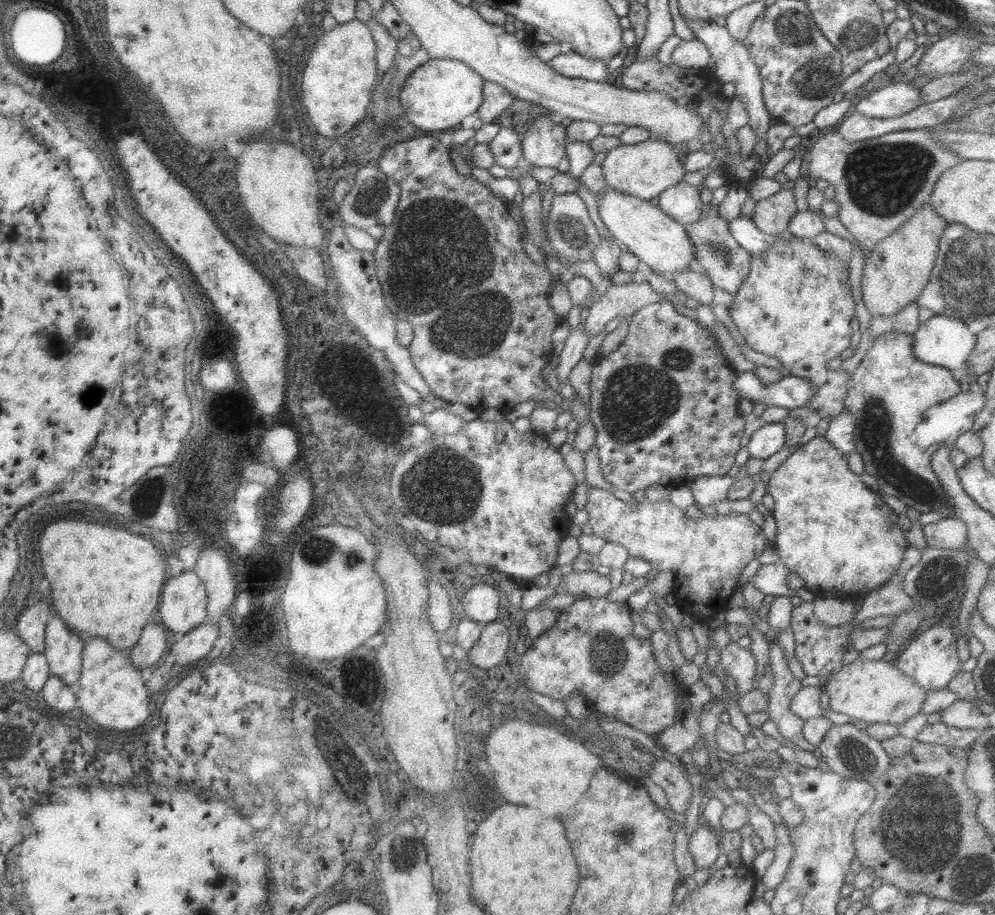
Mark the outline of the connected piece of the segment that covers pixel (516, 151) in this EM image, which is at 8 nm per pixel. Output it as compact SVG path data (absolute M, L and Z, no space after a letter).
M501 127L498 134L489 142L490 152L494 156L496 166L510 171L522 161L522 133L513 129Z

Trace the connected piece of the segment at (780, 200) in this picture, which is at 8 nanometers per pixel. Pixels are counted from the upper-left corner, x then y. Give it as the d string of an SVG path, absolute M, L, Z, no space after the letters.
M790 185L783 186L770 197L756 202L751 219L760 231L776 237L788 230L788 223L796 211L793 188Z

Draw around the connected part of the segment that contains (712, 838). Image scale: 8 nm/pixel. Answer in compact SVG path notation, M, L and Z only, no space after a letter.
M702 822L694 830L694 833L689 836L687 848L697 868L714 867L720 854L719 838L719 834L714 834L710 830L710 826Z

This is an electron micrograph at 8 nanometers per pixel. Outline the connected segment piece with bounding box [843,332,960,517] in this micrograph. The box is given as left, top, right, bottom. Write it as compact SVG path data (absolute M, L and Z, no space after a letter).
M884 332L882 336L873 340L868 350L858 367L847 378L845 388L847 396L843 403L843 410L856 418L856 431L853 435L855 452L862 456L865 472L876 478L879 491L898 498L906 507L912 507L920 513L939 512L943 517L951 516L953 503L947 498L930 463L937 446L928 449L918 447L913 439L913 433L918 422L923 420L926 410L947 402L960 393L959 383L946 368L922 363L914 357L913 335Z

